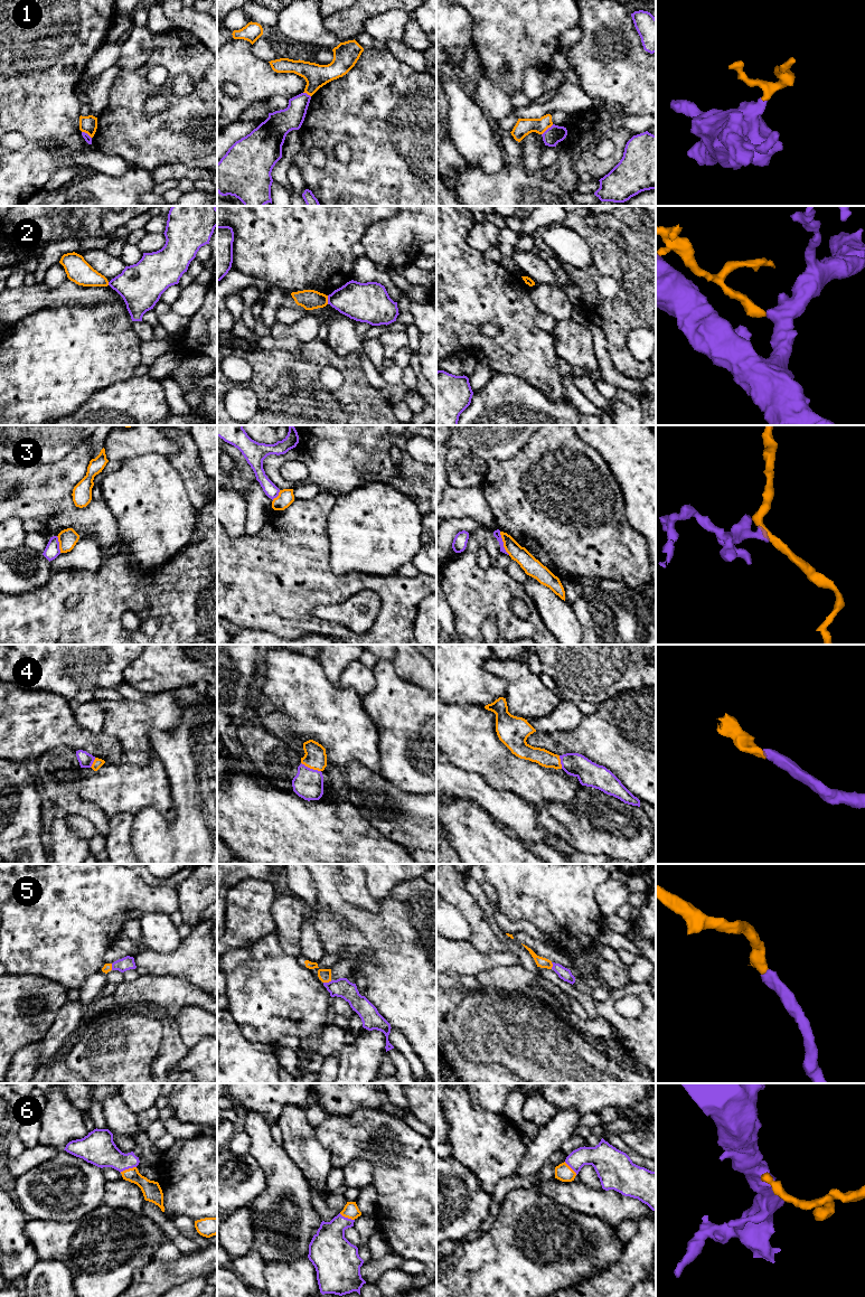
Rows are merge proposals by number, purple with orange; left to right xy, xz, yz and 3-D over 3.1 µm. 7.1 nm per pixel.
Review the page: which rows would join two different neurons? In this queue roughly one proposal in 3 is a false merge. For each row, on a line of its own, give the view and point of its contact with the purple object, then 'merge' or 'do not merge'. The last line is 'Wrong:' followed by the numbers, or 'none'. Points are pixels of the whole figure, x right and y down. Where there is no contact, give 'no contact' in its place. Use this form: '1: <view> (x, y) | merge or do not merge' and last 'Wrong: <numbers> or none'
1: yz (547, 129) | do not merge
2: xz (328, 300) | do not merge
3: yz (502, 543) | do not merge
4: xz (311, 769) | merge
5: xz (327, 983) | merge
6: xy (128, 1168) | merge
Wrong: 1, 2, 3

